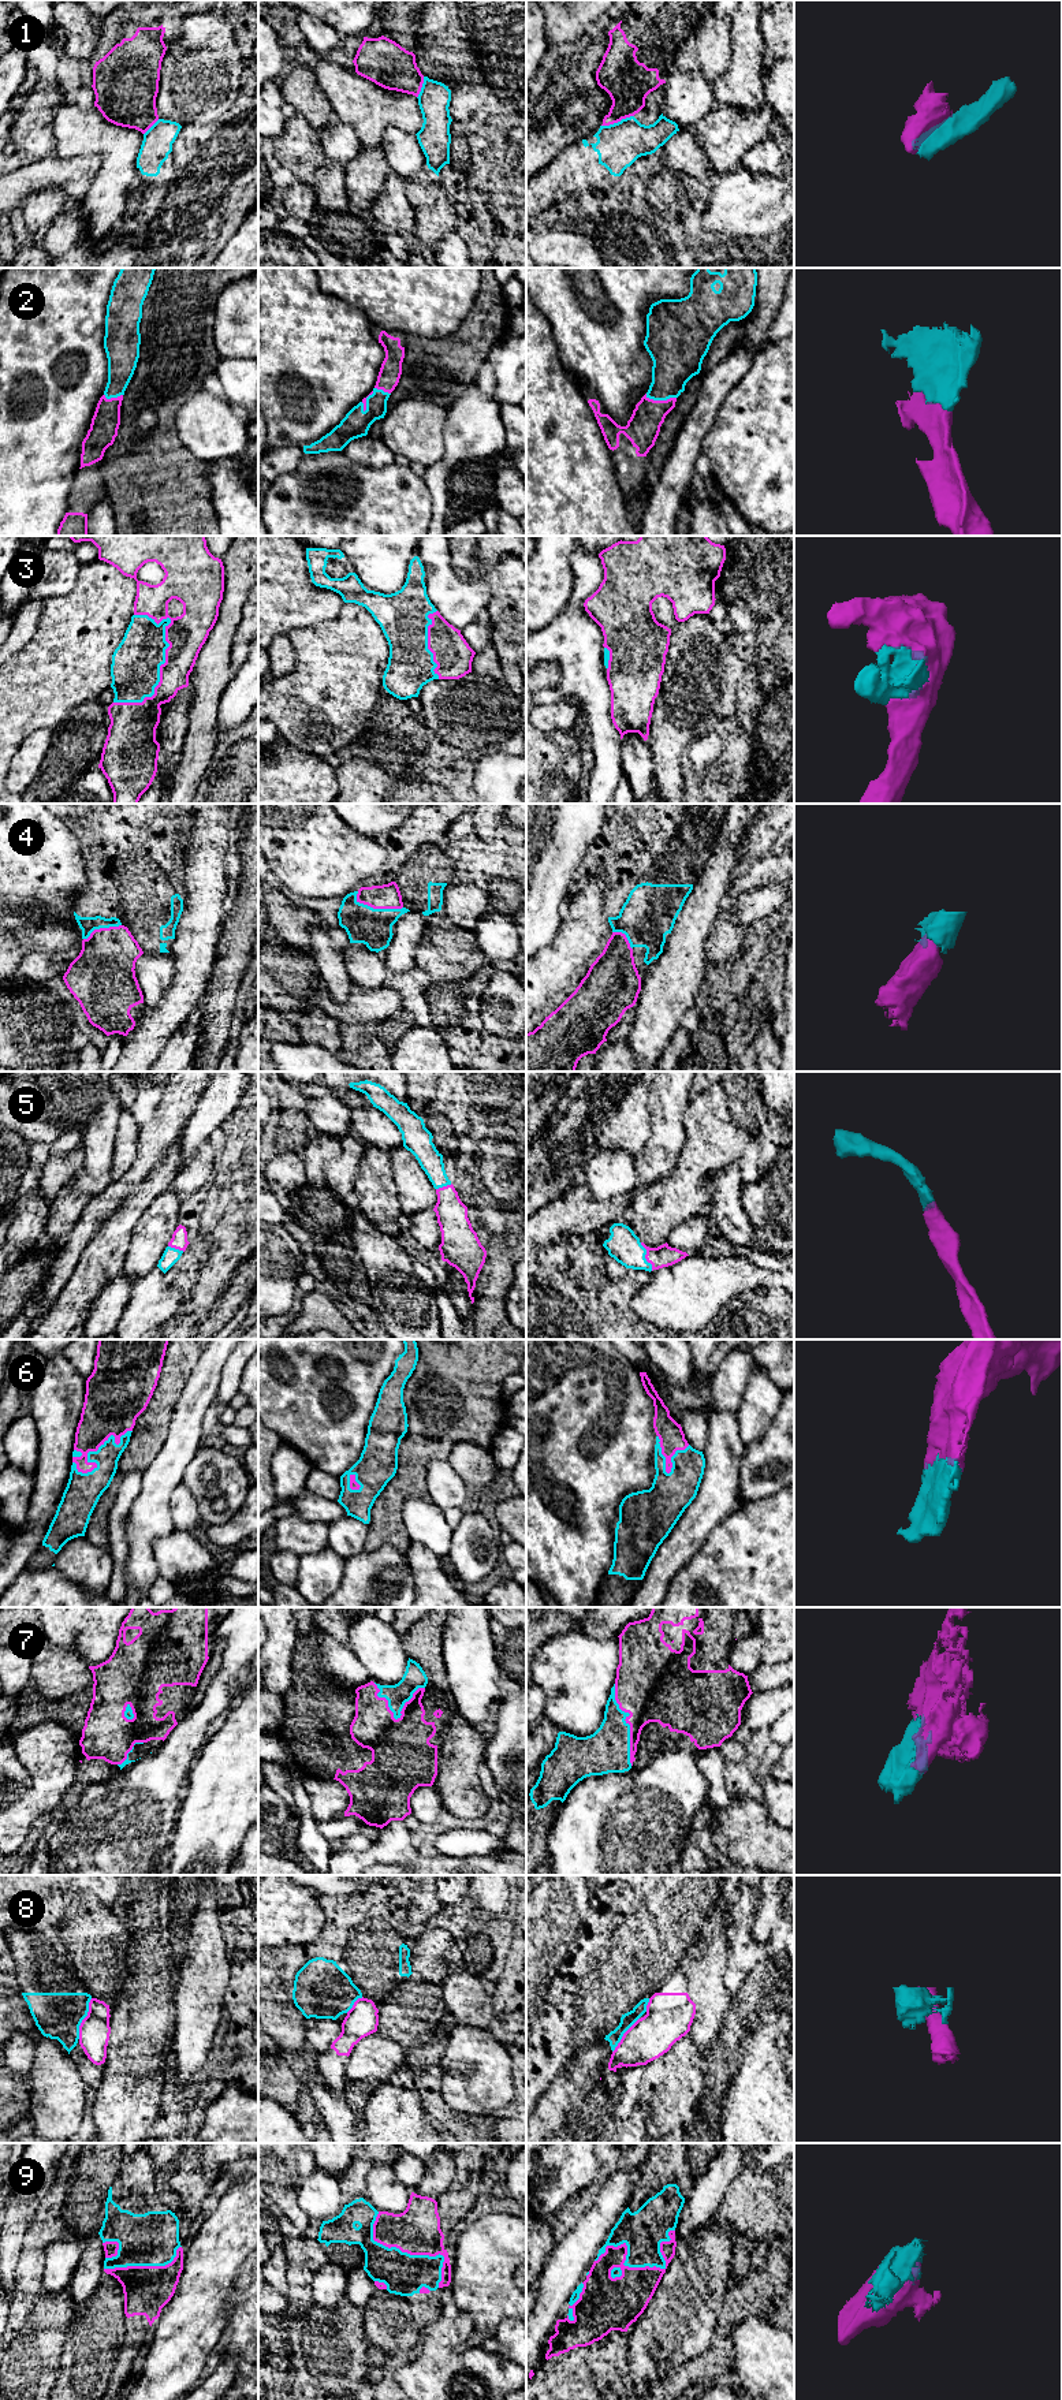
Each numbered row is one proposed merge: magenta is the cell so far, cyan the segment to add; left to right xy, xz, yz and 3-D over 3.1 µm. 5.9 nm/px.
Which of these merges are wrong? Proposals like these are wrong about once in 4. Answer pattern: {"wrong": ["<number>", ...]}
{"wrong": ["1", "8"]}

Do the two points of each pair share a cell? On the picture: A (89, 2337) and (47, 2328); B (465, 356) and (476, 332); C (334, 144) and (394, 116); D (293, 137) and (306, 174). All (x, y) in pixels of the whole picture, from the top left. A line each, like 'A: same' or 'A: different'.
A: different
B: same
C: different
D: same

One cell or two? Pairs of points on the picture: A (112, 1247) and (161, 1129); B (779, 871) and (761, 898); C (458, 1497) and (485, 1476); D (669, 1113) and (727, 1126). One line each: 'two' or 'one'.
A: two
B: two
C: two
D: two

